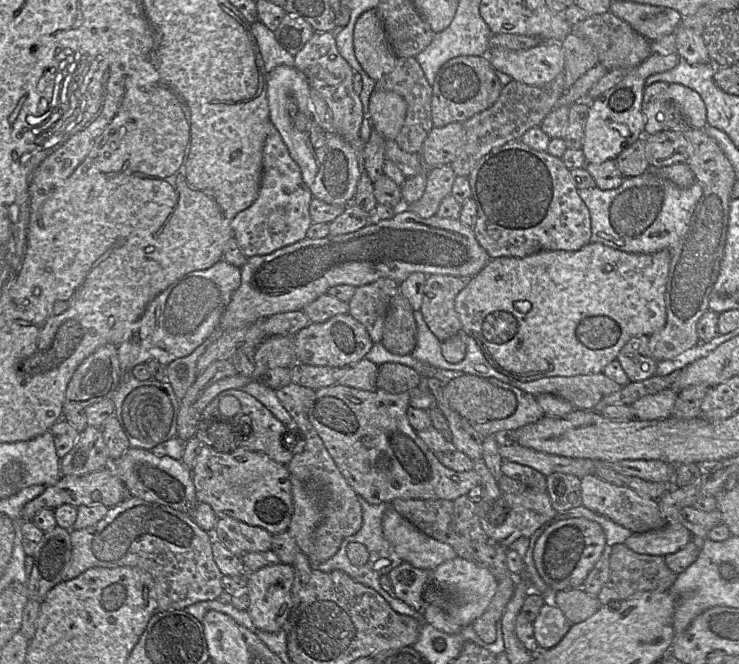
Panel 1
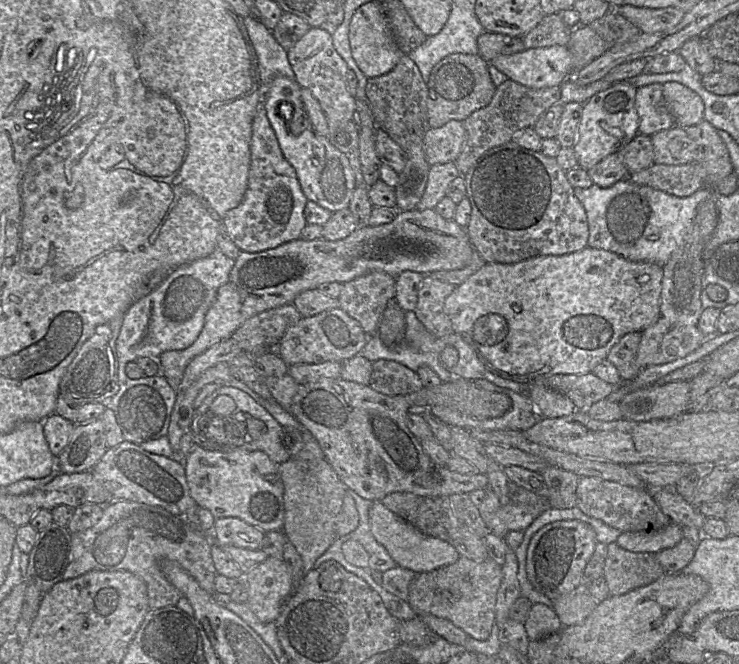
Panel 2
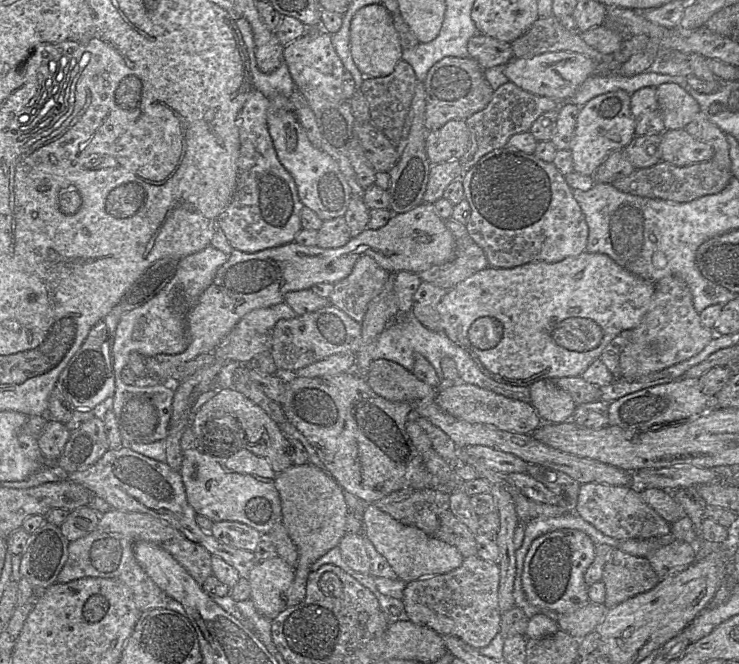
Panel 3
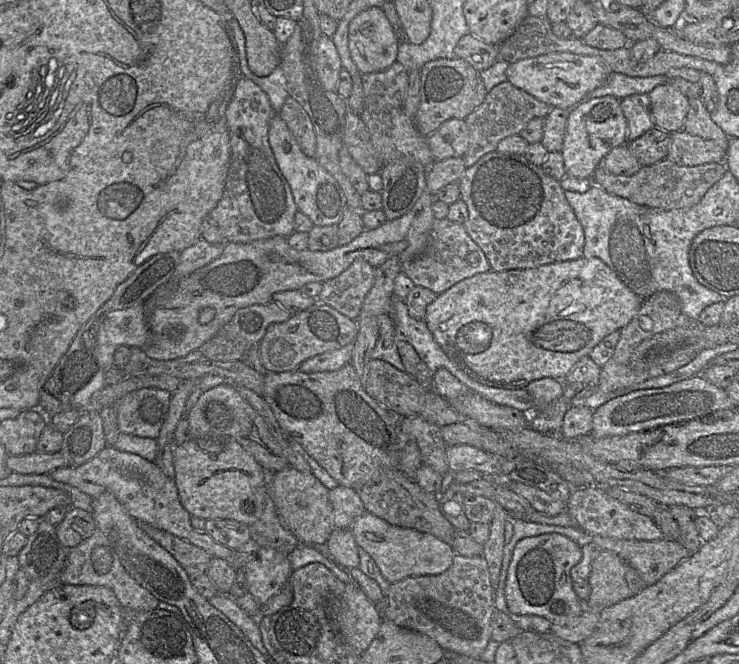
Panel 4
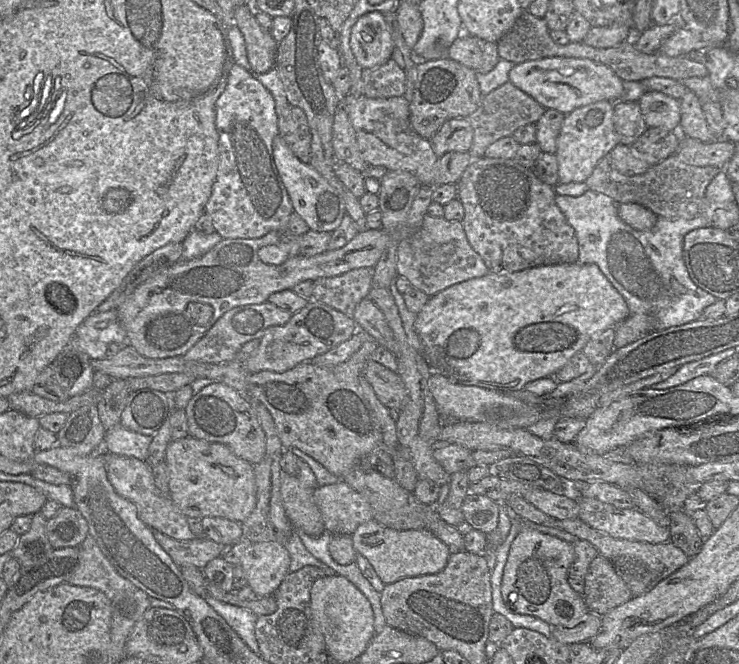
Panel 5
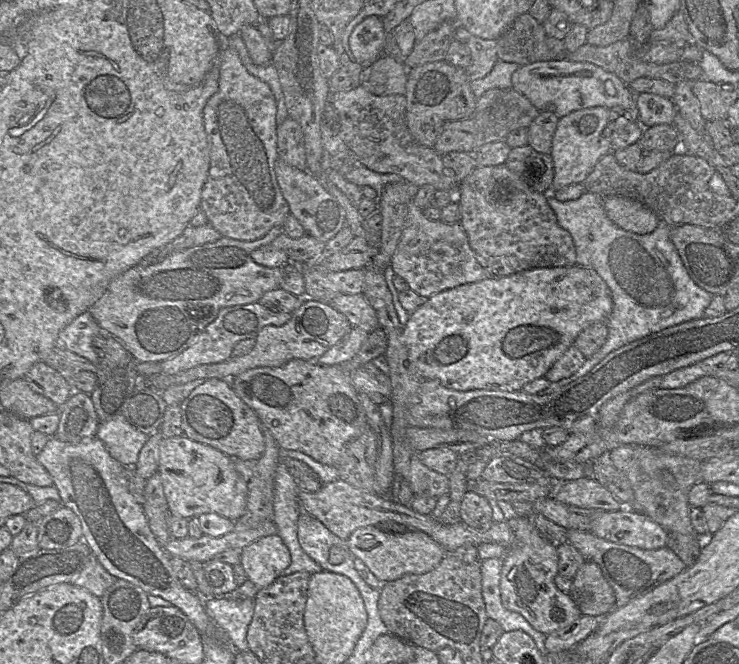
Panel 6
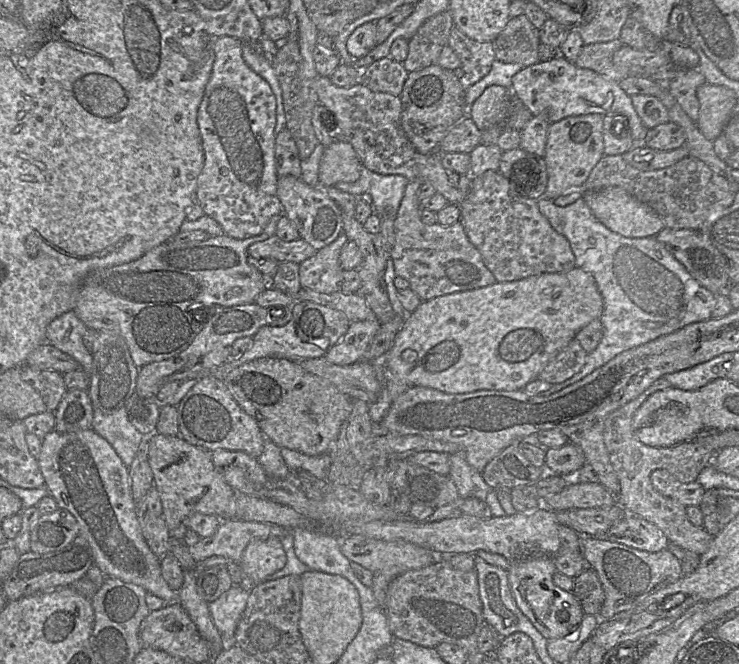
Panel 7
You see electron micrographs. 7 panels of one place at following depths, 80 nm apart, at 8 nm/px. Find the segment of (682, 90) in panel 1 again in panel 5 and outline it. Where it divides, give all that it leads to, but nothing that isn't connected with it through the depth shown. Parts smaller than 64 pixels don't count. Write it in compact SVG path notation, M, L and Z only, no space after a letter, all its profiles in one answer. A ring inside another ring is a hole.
M658 91L645 92L638 101L647 127L679 131L680 101Z

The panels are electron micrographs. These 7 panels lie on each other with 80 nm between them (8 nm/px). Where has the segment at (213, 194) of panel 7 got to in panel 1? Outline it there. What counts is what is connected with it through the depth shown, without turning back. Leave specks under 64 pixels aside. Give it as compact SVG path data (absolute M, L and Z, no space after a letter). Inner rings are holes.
M268 120L263 146L263 172L257 198L239 211L231 222L232 236L248 257L264 255L284 246L305 232L312 194L297 163L292 159L277 129Z

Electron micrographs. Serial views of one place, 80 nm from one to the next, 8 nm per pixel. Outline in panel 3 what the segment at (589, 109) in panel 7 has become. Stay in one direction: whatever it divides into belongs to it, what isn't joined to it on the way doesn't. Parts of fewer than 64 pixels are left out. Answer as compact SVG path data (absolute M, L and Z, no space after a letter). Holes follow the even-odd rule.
M569 51L547 52L528 58L516 58L505 64L509 81L532 94L561 103L569 99L581 84L595 74L596 63L583 54Z

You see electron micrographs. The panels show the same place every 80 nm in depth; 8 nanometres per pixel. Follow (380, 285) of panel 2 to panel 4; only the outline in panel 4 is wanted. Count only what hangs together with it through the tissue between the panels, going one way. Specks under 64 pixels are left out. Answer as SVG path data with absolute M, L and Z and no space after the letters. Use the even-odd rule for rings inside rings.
M356 259L337 277L322 283L317 302L336 309L350 319L357 320L364 300L373 287L375 270L363 259Z

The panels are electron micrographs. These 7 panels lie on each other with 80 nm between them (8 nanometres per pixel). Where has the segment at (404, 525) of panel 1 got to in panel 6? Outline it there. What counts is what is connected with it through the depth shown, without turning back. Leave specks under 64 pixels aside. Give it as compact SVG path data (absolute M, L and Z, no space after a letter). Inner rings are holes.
M377 526L357 528L346 540L349 551L362 560L382 582L397 580L407 574L424 574L433 570L446 555L446 551L429 535L421 531L401 534L385 532Z

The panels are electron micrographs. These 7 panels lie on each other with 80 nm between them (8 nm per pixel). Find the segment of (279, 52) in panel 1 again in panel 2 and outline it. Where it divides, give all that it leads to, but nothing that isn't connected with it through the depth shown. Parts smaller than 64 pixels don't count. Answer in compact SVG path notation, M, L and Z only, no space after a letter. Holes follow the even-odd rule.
M254 16L244 18L243 22L257 53L262 84L270 85L277 76L294 79L294 72L289 63L287 51L275 40L272 31L268 30Z

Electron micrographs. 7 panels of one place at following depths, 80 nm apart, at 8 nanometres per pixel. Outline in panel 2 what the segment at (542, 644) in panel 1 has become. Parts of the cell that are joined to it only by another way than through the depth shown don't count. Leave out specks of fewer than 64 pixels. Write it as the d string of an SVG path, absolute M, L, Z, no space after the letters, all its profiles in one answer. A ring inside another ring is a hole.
M536 603L530 609L524 627L528 639L536 641L559 633L563 626L552 606Z

